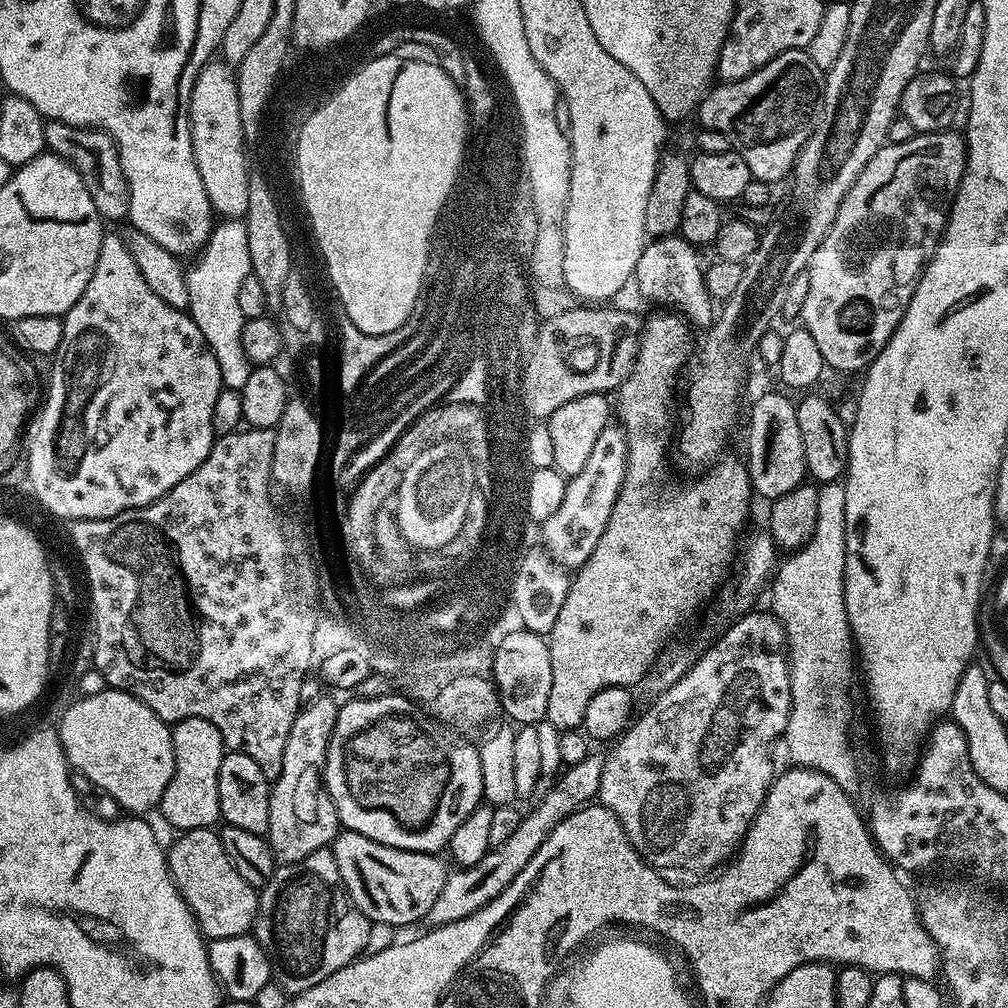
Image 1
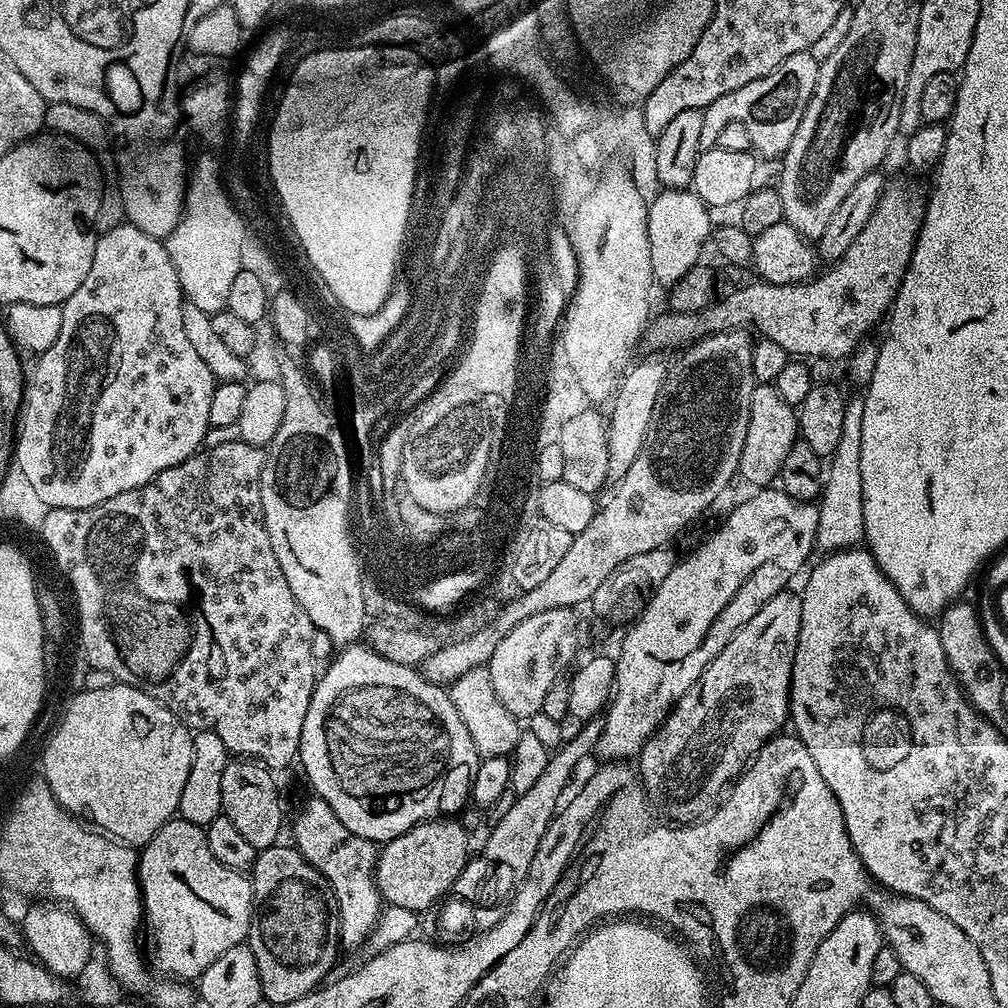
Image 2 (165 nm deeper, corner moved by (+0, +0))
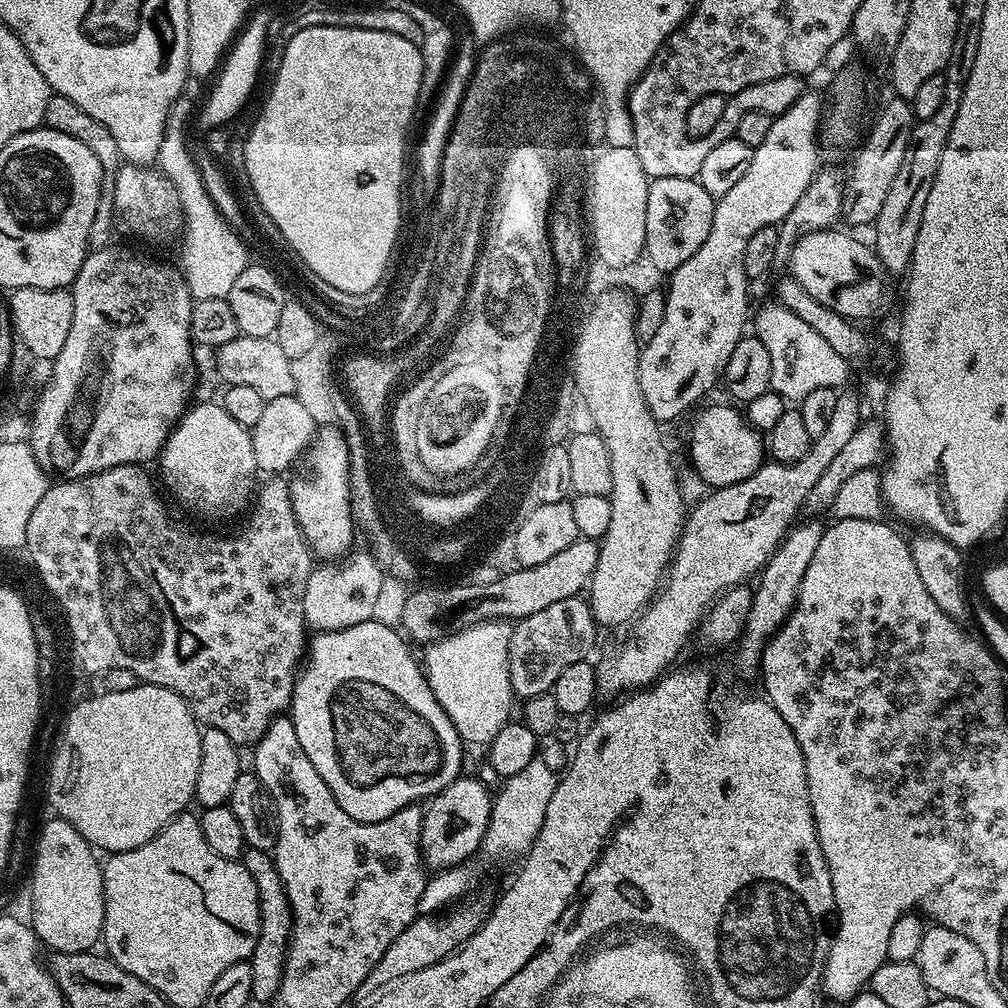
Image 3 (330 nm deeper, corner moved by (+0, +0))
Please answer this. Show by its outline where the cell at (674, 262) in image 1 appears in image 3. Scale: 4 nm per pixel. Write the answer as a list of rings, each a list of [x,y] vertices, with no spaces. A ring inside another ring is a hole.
[[[658,178],[652,180],[646,194],[646,242],[644,255],[664,274],[671,274],[698,251],[710,234],[716,200],[702,190],[699,179]]]

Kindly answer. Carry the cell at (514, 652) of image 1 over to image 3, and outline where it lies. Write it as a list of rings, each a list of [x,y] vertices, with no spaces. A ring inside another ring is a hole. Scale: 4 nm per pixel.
[[[575,596],[562,598],[562,602],[554,602],[546,606],[546,610],[538,610],[538,614],[530,614],[530,618],[515,621],[508,647],[508,669],[510,670],[510,686],[517,697],[543,696],[551,693],[554,682],[566,666],[574,666],[574,662],[585,659],[596,640],[598,625],[592,616],[587,599]]]

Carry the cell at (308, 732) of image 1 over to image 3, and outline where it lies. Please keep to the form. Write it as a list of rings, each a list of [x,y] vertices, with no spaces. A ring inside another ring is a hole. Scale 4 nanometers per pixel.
[[[333,424],[323,425],[317,429],[312,443],[297,461],[289,479],[296,523],[309,548],[322,560],[341,559],[351,551],[355,541],[347,484],[348,450],[340,429]]]

